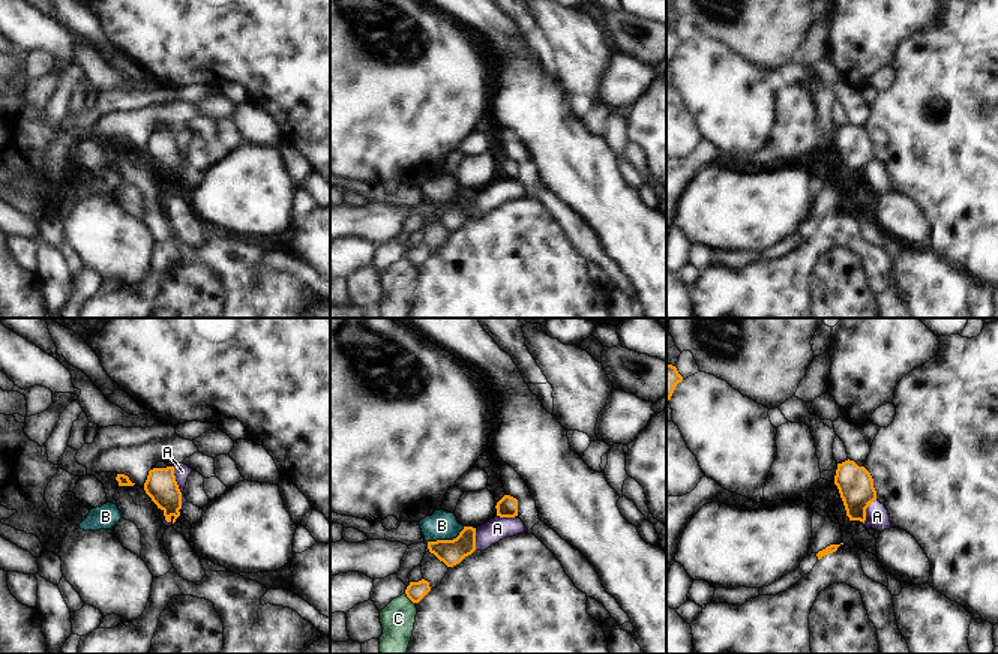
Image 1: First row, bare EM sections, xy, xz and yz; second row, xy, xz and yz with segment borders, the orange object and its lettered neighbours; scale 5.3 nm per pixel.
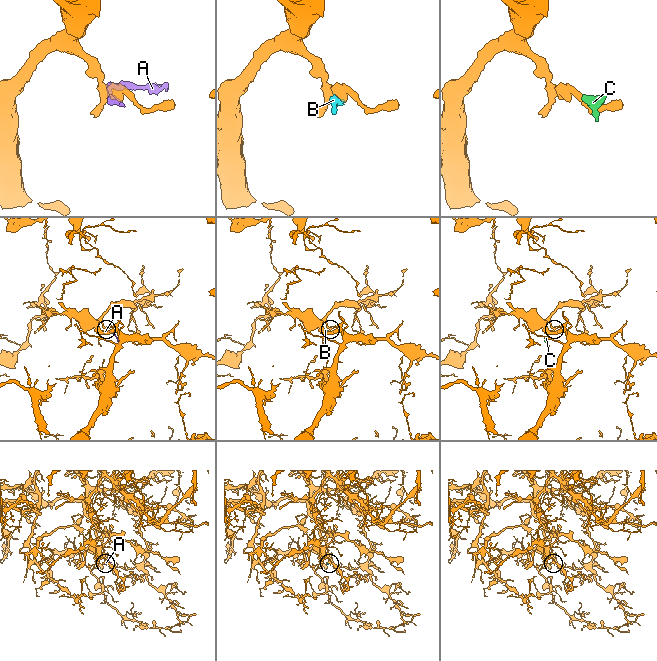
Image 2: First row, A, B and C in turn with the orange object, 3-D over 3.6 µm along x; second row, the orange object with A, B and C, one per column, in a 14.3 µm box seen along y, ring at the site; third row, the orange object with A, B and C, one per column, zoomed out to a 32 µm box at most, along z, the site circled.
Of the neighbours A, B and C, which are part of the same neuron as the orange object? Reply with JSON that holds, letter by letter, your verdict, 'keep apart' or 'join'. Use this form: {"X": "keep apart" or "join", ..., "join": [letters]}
{"A": "keep apart", "B": "keep apart", "C": "keep apart", "join": []}

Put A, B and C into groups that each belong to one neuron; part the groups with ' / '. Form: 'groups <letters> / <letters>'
groups A B / C

